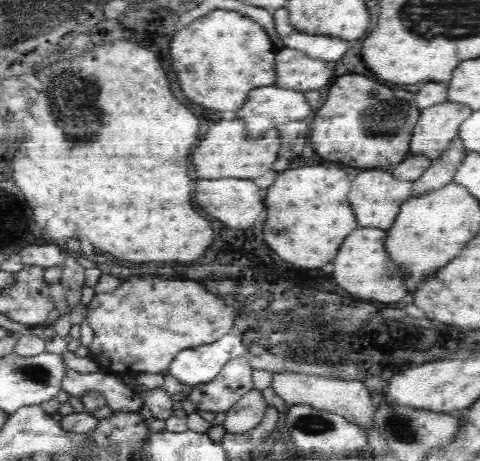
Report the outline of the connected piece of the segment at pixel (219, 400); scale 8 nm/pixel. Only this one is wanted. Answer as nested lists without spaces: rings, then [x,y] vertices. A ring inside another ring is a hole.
[[[246,356],[229,360],[212,380],[208,382],[199,382],[193,385],[188,396],[200,411],[226,413],[237,400],[240,400],[243,394],[252,390],[252,370]]]

